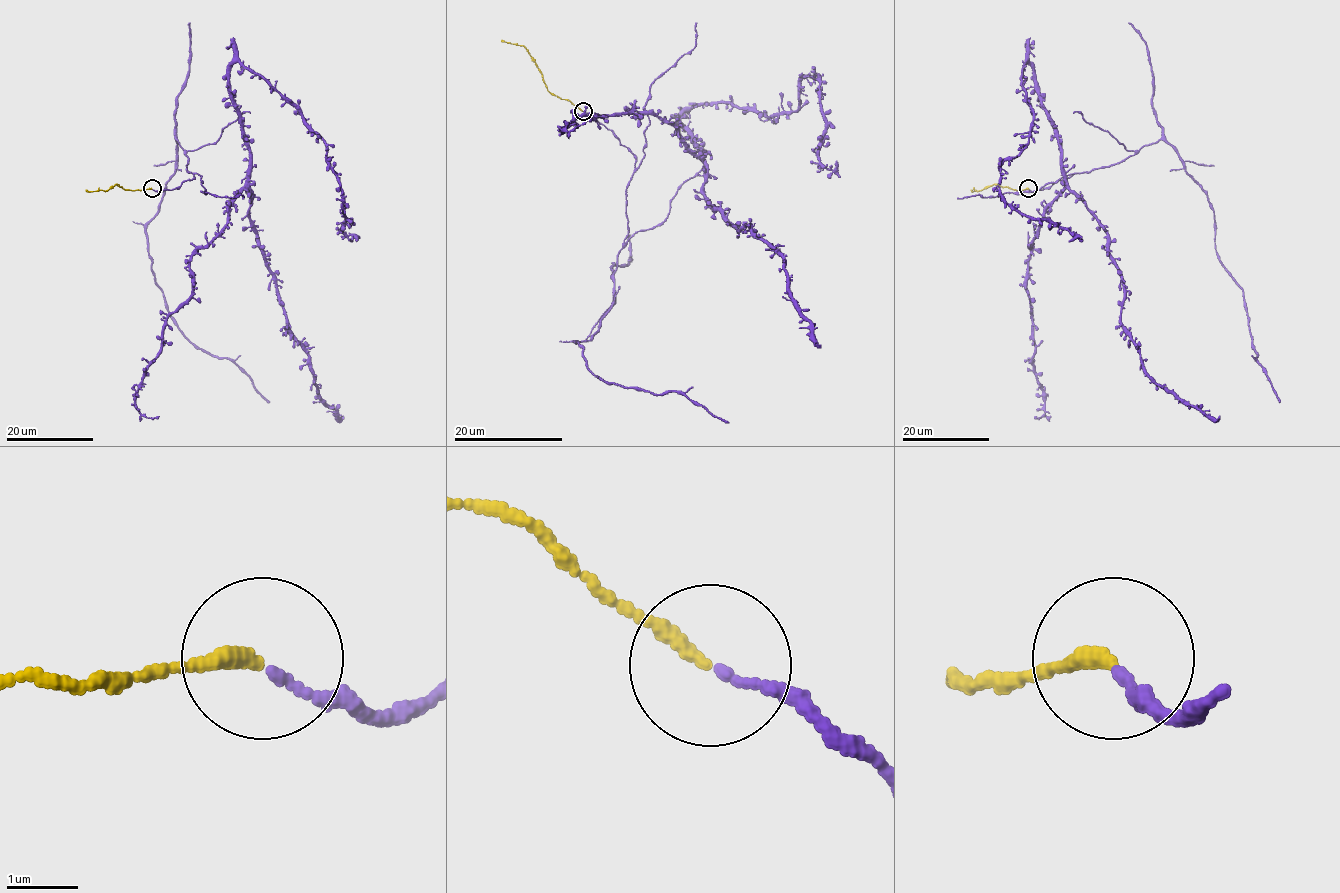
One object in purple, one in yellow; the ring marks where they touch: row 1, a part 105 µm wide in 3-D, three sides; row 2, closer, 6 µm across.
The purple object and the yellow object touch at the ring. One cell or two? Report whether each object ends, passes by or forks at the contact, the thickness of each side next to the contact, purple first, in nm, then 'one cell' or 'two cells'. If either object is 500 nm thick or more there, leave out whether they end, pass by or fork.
purple ends; yellow ends; calibres 130 and 220 nm; one cell

